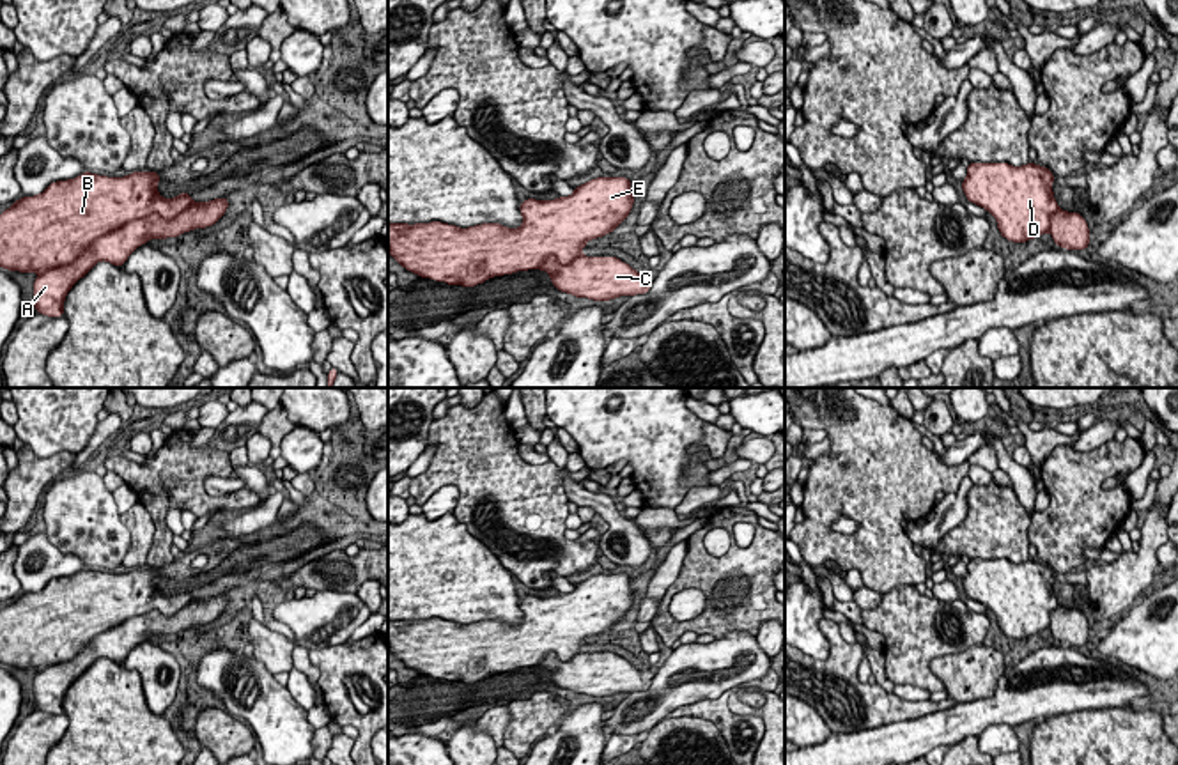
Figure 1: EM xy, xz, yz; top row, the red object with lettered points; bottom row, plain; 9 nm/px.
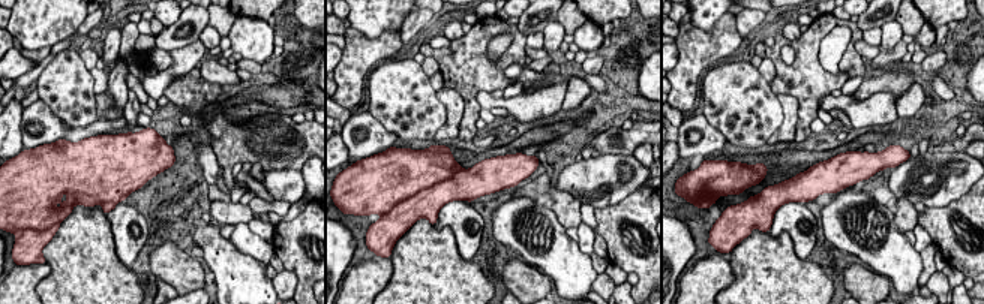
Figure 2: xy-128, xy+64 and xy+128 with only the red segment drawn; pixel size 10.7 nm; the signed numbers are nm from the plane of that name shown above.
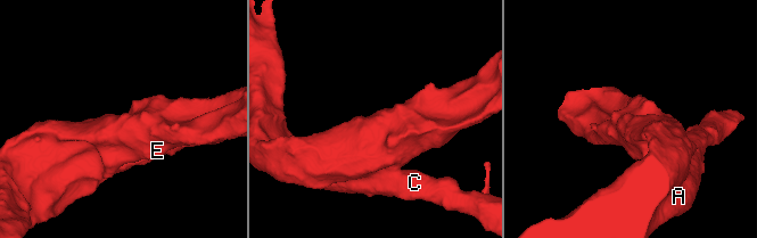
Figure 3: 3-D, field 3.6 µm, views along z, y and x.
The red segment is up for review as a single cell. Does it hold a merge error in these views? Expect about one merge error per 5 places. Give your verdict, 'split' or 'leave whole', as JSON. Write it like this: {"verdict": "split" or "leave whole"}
{"verdict": "leave whole"}

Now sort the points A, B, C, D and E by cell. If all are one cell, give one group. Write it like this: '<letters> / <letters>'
A B C D E

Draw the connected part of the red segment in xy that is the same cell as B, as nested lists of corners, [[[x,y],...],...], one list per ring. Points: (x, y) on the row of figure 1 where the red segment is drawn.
[[[147,170],[126,177],[90,172],[51,182],[41,195],[21,197],[0,214],[0,267],[37,273],[34,306],[37,313],[64,317],[64,299],[73,285],[97,262],[124,266],[128,257],[149,239],[177,237],[214,225],[227,211],[227,197],[193,202],[190,193],[163,198],[156,189],[161,174]]]

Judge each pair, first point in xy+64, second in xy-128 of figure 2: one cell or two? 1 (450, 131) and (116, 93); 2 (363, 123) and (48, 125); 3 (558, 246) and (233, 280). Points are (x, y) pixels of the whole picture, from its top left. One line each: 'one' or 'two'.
1: one
2: one
3: one

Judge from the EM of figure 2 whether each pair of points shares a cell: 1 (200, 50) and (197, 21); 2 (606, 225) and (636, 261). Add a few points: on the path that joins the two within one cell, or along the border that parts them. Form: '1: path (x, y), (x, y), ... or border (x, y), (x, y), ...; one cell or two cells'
1: border (198, 38), (168, 51); two cells
2: path (612, 235), (614, 244), (626, 256); one cell

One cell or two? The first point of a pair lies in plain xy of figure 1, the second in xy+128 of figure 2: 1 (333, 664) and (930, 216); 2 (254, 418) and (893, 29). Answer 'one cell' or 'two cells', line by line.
1: one cell
2: two cells

